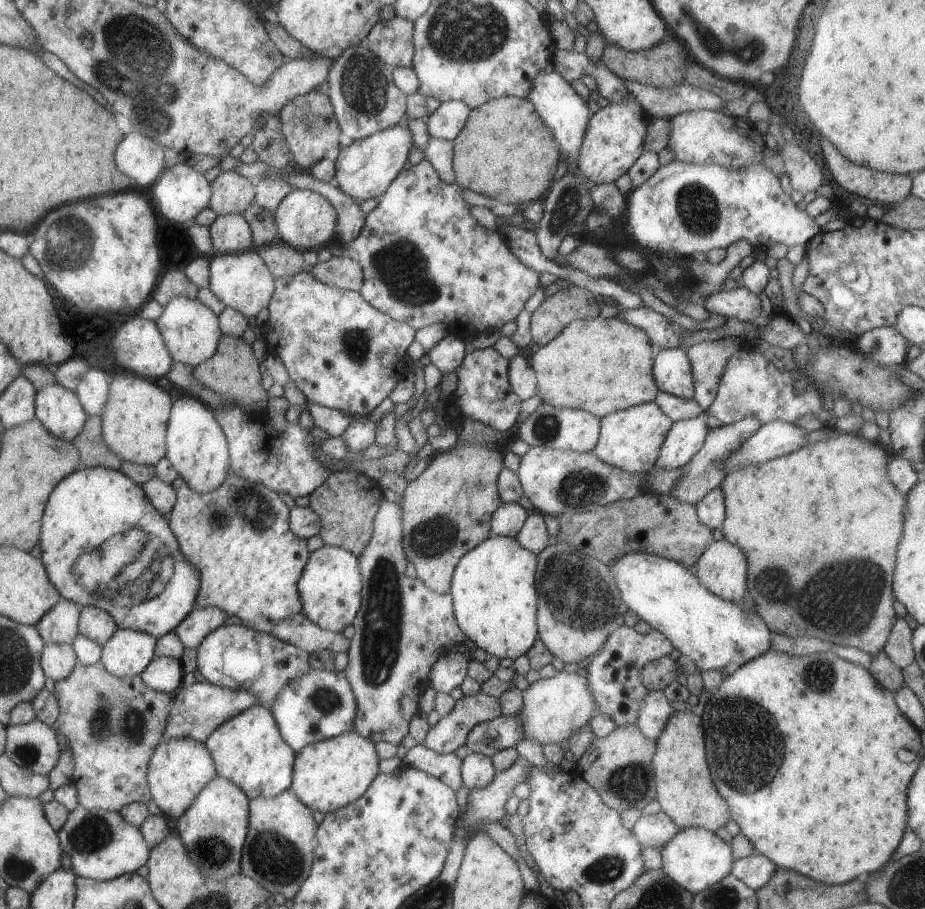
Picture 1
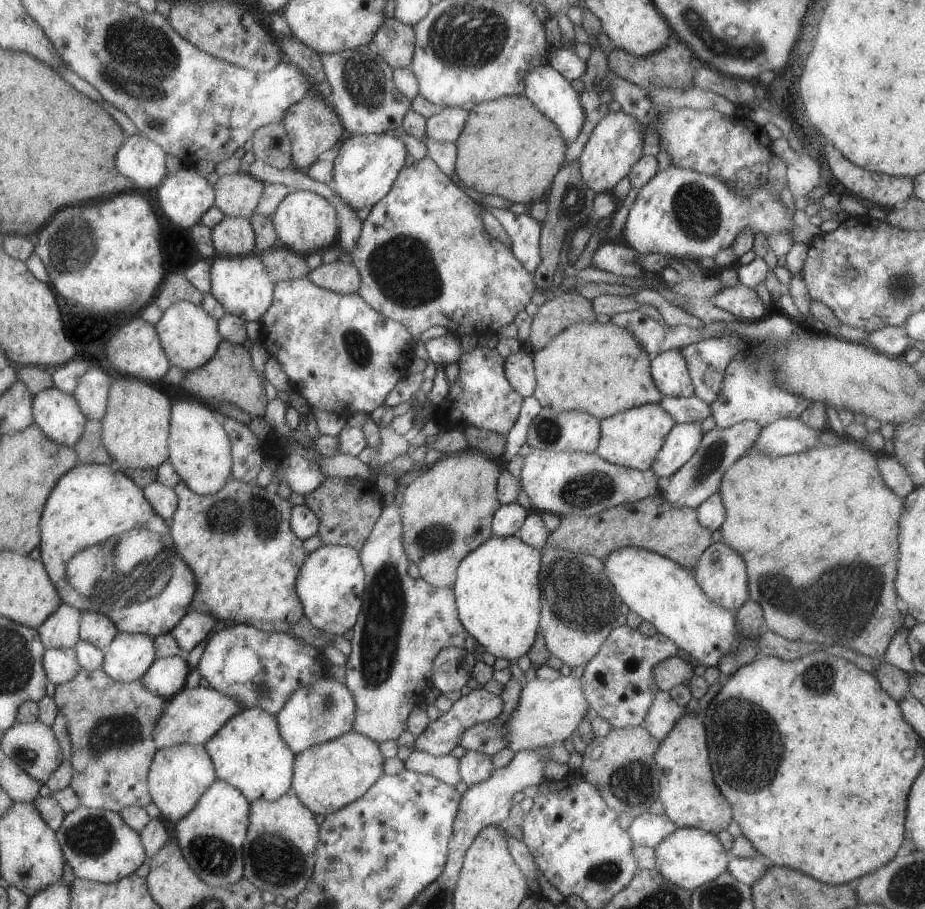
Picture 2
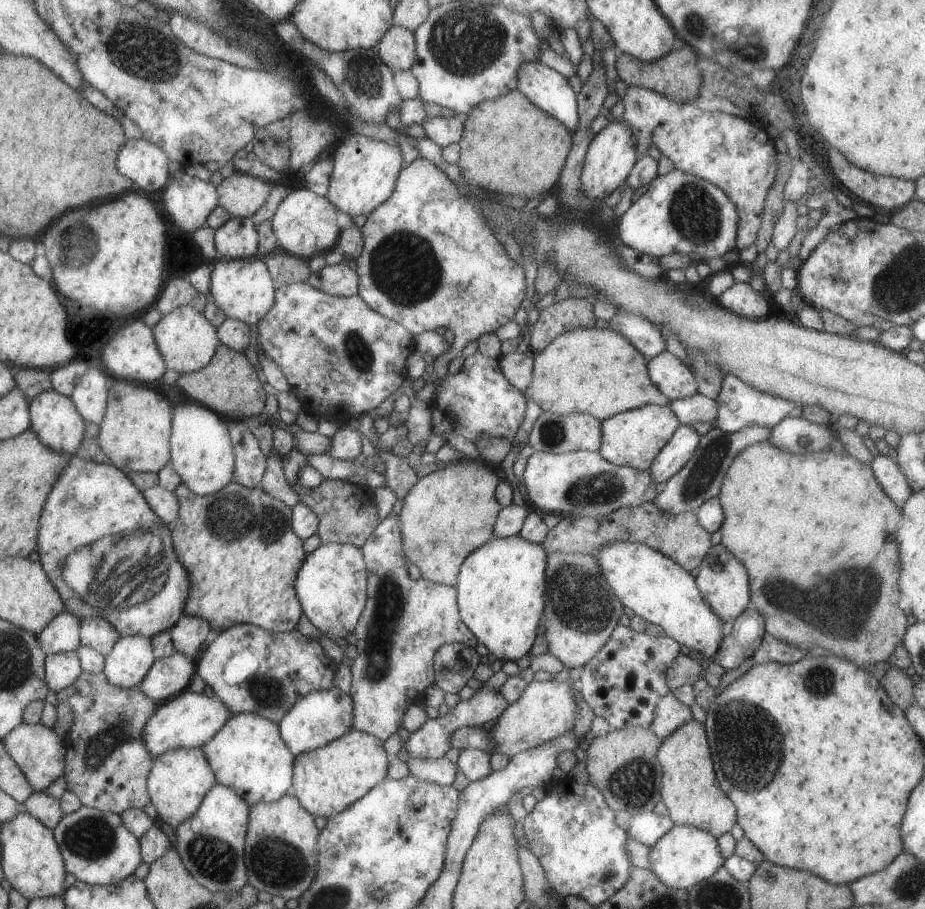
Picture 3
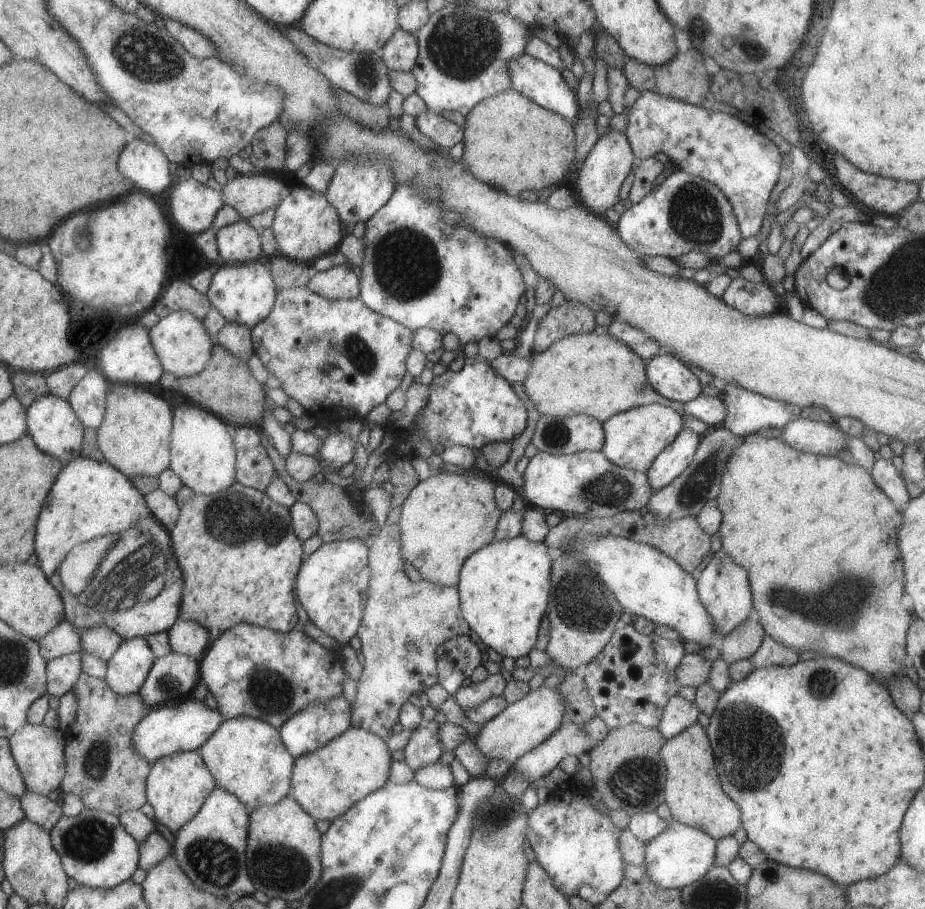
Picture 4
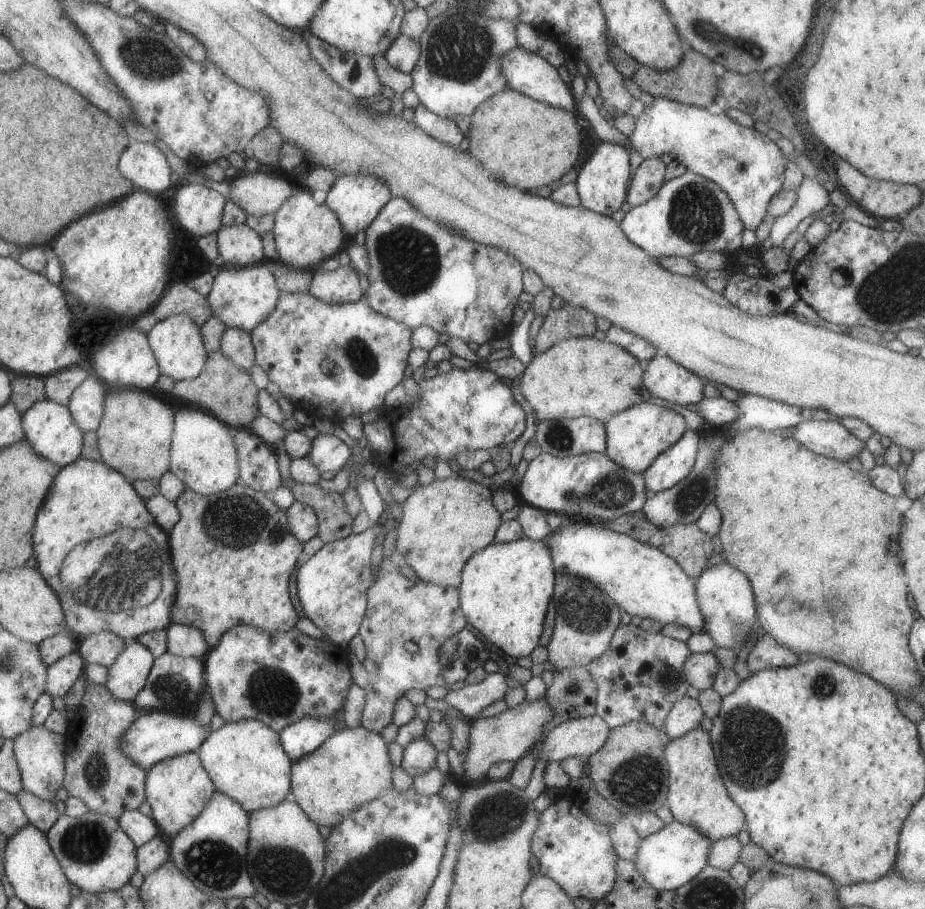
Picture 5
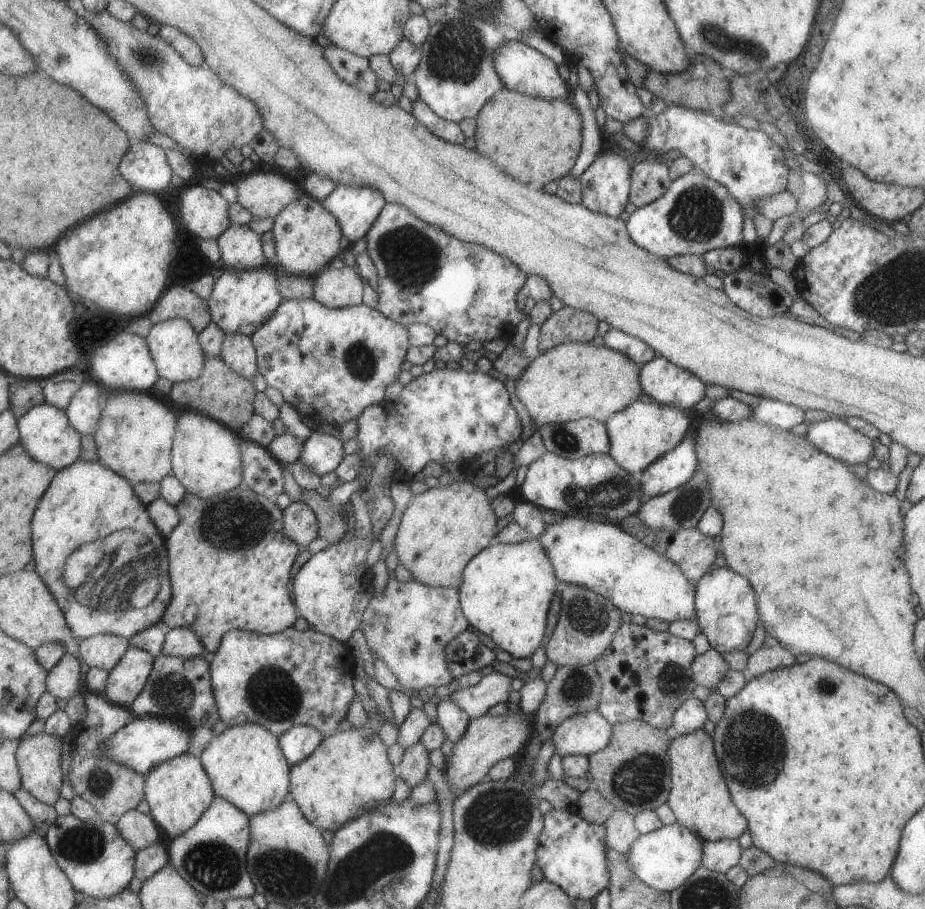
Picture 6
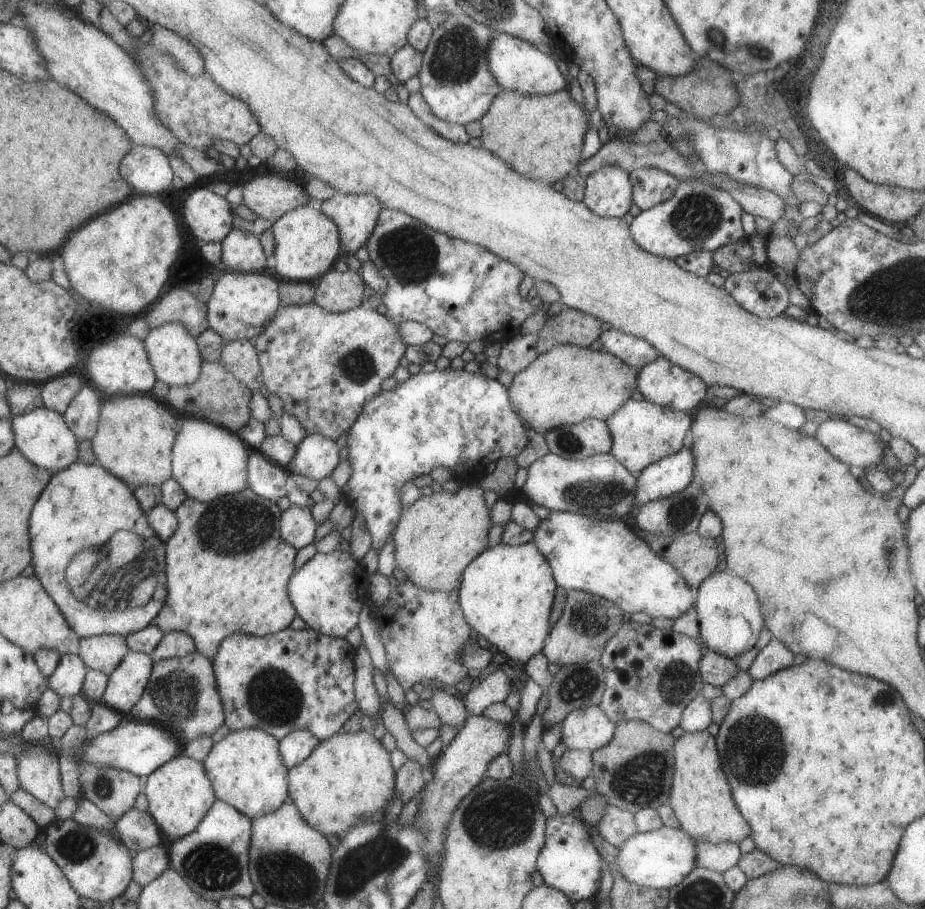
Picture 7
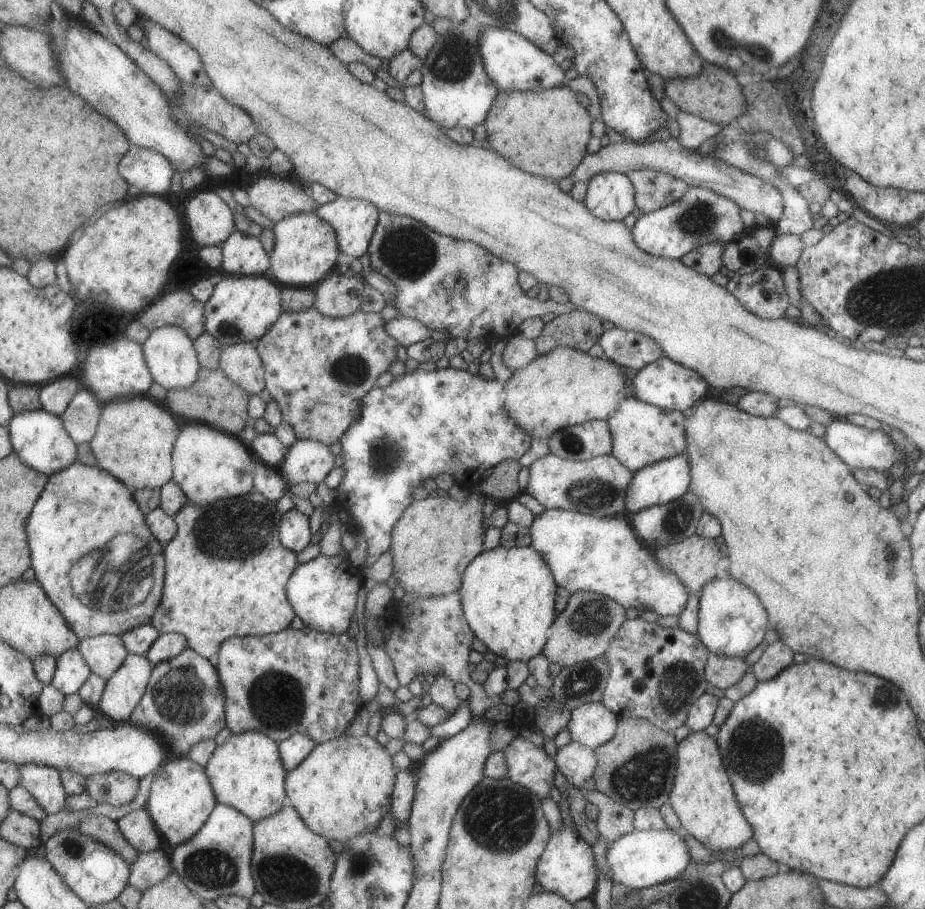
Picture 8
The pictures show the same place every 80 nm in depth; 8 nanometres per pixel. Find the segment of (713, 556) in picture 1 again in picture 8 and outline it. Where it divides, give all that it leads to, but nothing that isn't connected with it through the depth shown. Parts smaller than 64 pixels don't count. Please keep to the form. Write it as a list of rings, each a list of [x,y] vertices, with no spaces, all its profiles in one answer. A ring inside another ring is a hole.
[[[733,577],[711,579],[699,592],[696,634],[709,653],[718,657],[744,657],[761,642],[769,628],[761,601]]]

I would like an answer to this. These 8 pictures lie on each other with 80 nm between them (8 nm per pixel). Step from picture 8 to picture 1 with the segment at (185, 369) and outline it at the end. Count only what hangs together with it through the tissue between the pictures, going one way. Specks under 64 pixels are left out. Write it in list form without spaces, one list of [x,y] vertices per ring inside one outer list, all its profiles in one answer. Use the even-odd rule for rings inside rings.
[[[173,297],[162,307],[159,318],[154,322],[159,329],[167,352],[173,363],[189,365],[191,368],[211,358],[222,335],[218,317],[209,308],[197,300],[185,297]]]

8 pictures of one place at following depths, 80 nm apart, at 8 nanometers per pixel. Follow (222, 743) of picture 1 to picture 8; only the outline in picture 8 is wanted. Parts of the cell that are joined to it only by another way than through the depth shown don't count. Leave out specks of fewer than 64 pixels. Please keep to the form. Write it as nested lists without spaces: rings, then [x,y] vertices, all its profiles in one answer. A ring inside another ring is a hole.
[[[247,731],[241,734],[232,733],[230,738],[222,745],[217,745],[204,766],[214,799],[217,803],[230,806],[244,814],[254,823],[267,818],[281,810],[281,800],[285,796],[284,776],[286,770],[281,764],[278,753],[278,743],[257,731]]]

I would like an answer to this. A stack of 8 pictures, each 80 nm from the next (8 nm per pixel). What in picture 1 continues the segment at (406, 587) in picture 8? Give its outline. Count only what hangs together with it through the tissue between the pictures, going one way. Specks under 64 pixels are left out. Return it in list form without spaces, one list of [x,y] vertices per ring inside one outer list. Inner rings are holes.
[[[457,441],[447,452],[433,454],[427,468],[419,476],[407,481],[402,493],[402,545],[407,562],[413,564],[416,577],[432,591],[450,592],[455,565],[468,550],[491,536],[492,512],[502,503],[496,478],[503,466],[503,458],[495,446]]]

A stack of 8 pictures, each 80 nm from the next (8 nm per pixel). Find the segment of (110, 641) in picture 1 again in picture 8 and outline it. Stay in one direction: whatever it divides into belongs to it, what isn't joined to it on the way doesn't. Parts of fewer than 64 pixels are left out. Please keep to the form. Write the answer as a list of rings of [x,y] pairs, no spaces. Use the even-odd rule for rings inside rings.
[[[127,655],[121,666],[115,670],[111,678],[106,680],[104,689],[96,706],[97,712],[109,718],[114,724],[127,723],[131,713],[145,692],[152,664],[143,655]]]

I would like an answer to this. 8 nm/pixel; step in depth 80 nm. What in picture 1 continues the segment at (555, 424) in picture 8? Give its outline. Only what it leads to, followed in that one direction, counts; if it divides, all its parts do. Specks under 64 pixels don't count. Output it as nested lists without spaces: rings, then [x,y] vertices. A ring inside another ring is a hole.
[[[615,317],[572,320],[553,340],[531,354],[530,365],[535,371],[537,398],[552,407],[581,409],[597,418],[641,403],[654,402],[659,390],[652,377],[651,348],[642,330]]]

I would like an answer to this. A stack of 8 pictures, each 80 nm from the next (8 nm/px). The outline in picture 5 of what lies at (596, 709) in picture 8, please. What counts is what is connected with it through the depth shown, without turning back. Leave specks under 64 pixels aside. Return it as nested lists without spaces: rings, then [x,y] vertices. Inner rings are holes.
[[[597,715],[567,719],[548,732],[536,760],[545,757],[548,762],[560,762],[567,757],[591,756],[607,740],[608,730]]]

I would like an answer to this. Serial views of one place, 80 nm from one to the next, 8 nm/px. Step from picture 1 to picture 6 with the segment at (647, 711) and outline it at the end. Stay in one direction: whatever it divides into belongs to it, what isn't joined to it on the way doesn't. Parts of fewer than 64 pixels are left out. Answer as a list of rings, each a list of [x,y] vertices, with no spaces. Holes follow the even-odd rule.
[[[687,698],[675,712],[671,714],[671,726],[666,729],[667,735],[674,737],[690,734],[703,727],[707,718],[707,712],[703,706],[703,701]]]

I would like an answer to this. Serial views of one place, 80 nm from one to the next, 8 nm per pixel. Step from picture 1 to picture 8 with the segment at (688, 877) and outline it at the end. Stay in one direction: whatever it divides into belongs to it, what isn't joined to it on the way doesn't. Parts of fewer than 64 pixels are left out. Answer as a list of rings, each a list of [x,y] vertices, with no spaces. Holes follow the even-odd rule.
[[[665,827],[663,830],[635,830],[623,834],[607,844],[605,860],[609,867],[608,879],[633,891],[675,878],[691,861],[680,832]]]

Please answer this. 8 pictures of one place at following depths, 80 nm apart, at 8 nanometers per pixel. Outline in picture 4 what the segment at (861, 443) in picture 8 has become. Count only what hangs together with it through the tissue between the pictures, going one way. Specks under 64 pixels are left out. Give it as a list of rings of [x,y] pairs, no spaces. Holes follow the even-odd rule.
[[[799,418],[788,422],[780,436],[792,449],[835,457],[839,450],[846,448],[847,435],[833,423]]]

